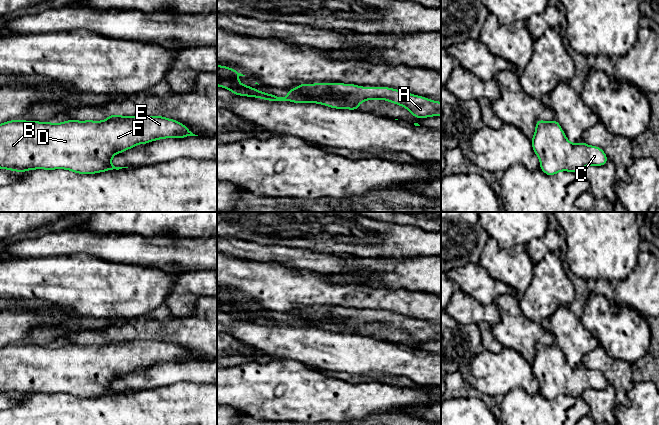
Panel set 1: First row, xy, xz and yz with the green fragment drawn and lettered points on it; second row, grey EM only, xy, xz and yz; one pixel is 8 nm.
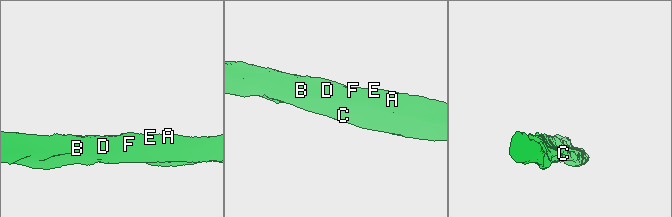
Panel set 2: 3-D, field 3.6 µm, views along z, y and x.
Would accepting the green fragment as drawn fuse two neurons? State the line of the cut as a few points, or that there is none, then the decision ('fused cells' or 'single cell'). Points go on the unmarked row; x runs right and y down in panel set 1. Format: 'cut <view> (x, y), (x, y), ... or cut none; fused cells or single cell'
cut none; single cell

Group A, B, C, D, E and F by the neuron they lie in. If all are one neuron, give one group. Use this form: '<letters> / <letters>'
A B C D E F

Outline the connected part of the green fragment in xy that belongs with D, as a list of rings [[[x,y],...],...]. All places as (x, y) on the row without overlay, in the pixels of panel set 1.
[[[109,338],[103,345],[67,344],[58,348],[10,344],[0,348],[0,392],[24,397],[35,393],[66,393],[78,398],[95,398],[128,391],[115,391],[111,383],[138,368],[164,362],[198,360],[179,345],[163,340]]]

